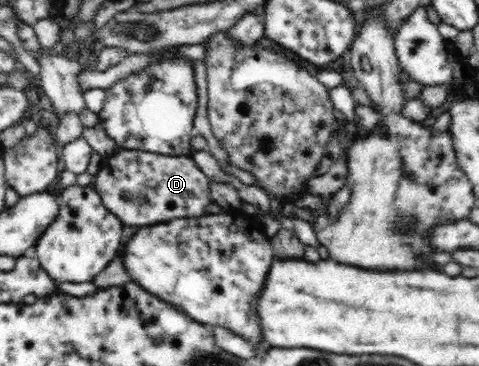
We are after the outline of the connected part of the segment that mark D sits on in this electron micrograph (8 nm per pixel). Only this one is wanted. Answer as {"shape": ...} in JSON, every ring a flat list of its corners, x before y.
{"shape":[[118,148,115,155,101,160,100,170,93,175,93,189,97,190,105,207,115,214,123,225,140,227,168,222,175,218,192,218,207,214,205,207,211,204,210,187,212,182,197,164,193,157,161,155,135,149]]}

